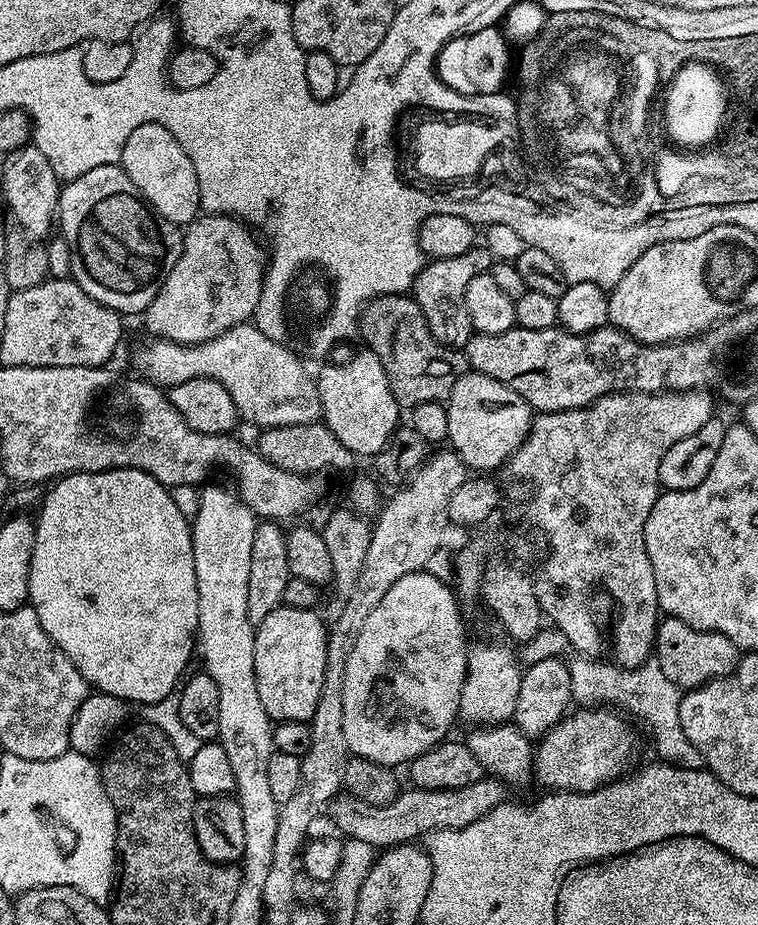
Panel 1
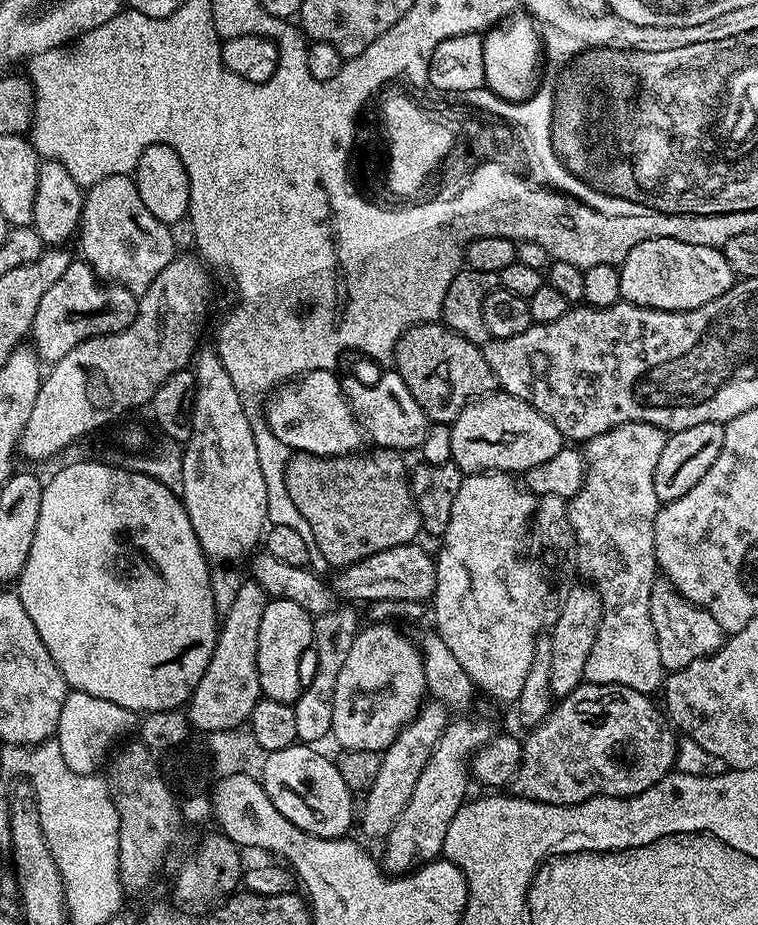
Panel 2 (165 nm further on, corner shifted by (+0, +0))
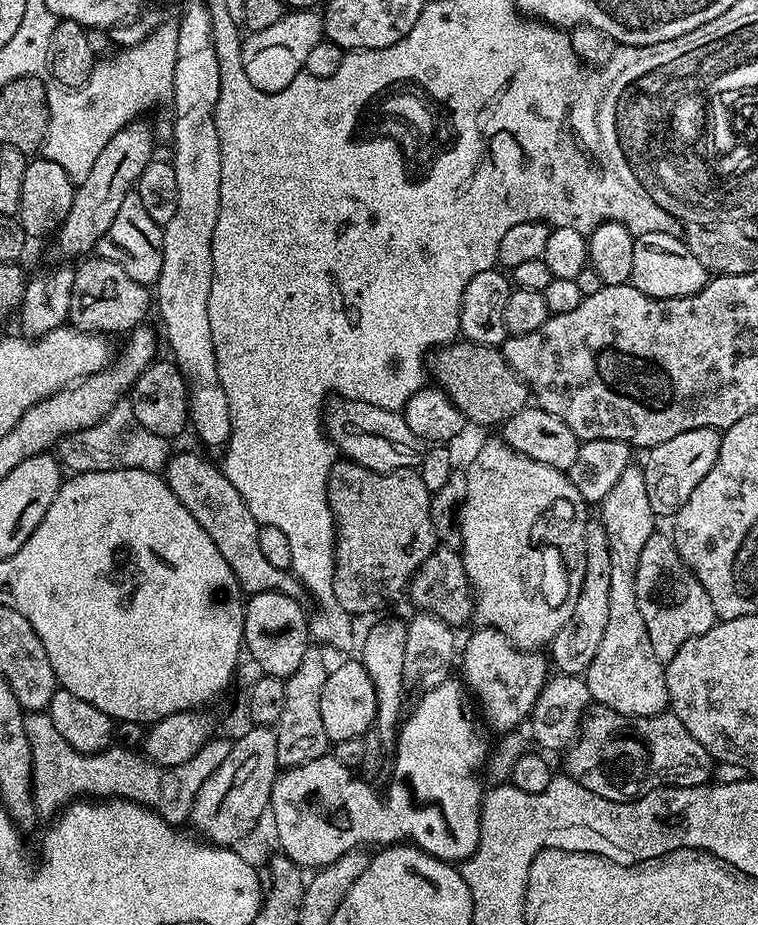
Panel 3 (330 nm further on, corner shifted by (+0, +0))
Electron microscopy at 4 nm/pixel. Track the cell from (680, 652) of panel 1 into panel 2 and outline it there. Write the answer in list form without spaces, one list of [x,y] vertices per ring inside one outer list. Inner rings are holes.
[[[657,578],[650,586],[650,622],[654,622],[654,634],[658,642],[658,655],[662,657],[662,666],[665,673],[671,674],[690,666],[690,662],[698,662],[698,658],[706,658],[714,654],[722,647],[726,639],[726,634],[718,622],[706,610],[694,606],[682,594],[678,594],[676,587],[670,581]]]

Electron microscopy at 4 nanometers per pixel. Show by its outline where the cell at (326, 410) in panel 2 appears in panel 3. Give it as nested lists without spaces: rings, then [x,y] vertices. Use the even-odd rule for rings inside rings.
[[[336,398],[327,405],[322,417],[326,435],[341,457],[375,472],[393,472],[399,468],[419,469],[426,451],[425,441],[406,426],[400,412],[391,412],[357,400]]]

